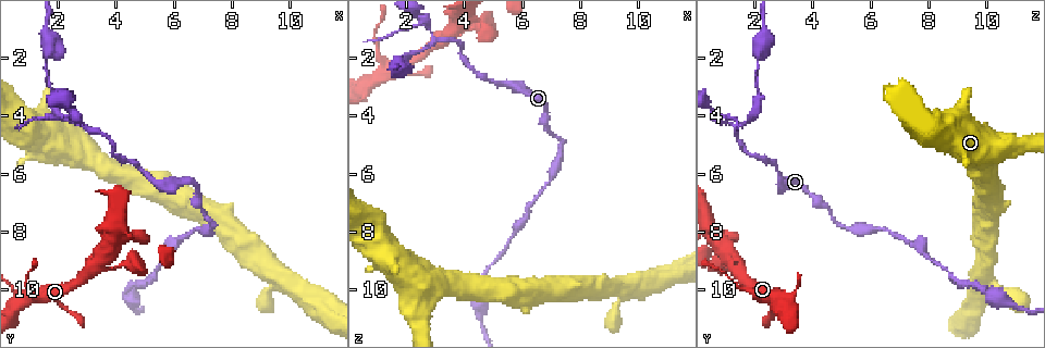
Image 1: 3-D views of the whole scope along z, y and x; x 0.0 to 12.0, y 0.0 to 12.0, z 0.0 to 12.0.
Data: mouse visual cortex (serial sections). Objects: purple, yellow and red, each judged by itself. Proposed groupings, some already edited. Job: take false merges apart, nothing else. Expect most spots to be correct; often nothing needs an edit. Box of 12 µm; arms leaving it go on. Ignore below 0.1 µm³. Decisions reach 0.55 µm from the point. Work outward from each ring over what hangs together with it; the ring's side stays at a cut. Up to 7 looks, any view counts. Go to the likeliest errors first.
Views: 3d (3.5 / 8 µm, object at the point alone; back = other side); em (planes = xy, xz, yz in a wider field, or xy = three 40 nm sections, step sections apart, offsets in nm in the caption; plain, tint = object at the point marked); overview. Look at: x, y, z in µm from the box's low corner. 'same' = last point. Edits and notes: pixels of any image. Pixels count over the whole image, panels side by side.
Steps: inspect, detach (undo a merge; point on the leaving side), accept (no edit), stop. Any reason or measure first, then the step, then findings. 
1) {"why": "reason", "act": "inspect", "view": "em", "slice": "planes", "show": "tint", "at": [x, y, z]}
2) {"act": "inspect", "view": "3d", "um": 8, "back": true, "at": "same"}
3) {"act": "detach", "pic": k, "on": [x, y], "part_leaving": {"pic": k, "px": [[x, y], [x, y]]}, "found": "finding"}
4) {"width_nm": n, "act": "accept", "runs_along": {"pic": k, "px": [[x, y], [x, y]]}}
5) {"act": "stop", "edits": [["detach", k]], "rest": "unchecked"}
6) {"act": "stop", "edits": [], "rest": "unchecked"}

{"why": "sudden change in width", "act": "inspect", "view": "3d", "um": 3.5, "at": [5.3, 6.3, 2.9]}

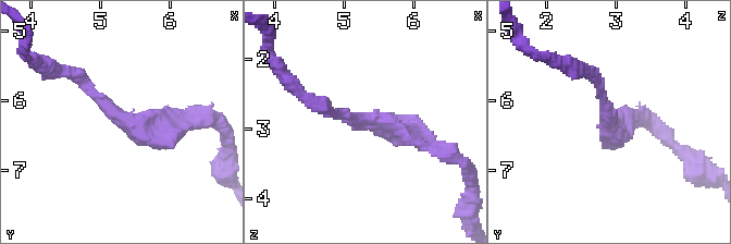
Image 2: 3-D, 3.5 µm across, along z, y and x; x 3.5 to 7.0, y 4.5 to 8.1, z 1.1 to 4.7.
{"arm_widths_nm": [150, 250], "why": "need the tissue", "act": "inspect", "view": "em", "slice": "planes", "show": "tint", "at": [5.35, 6.30, 2.85]}

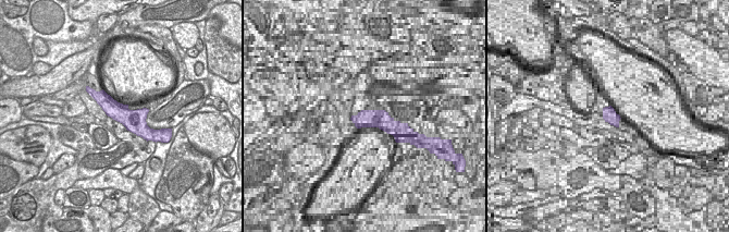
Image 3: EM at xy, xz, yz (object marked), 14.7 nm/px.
{"width_nm": 320, "act": "accept", "runs_along": {"pic": 2, "px": [[185, 125], [135, 129], [72, 72]]}, "found": "all the same cell"}

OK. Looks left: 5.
{"why": "three arms meet", "act": "inspect", "view": "3d", "um": 3.5, "at": [2.9, 4.3, 1.4]}

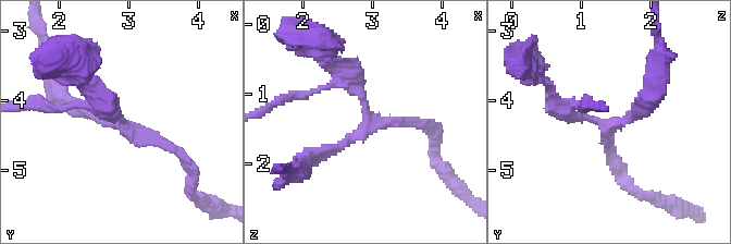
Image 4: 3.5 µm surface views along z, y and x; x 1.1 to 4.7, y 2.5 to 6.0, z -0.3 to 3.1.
{"arms": 3, "arm_widths_nm": [150, 150, 200], "why": "now the EM", "act": "inspect", "view": "em", "slice": "xy", "step": 5, "show": "tint", "at": [3.00, 4.40, 1.45]}

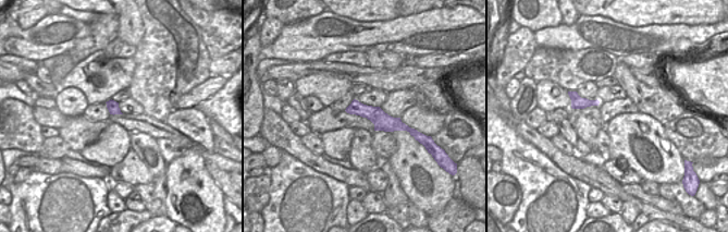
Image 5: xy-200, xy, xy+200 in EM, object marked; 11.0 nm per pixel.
{"act": "accept", "found": "one cell here"}

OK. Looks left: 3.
{"act": "inspect", "view": "3d", "um": 3.5, "back": true, "at": [3.5, 9.2, 1.2]}

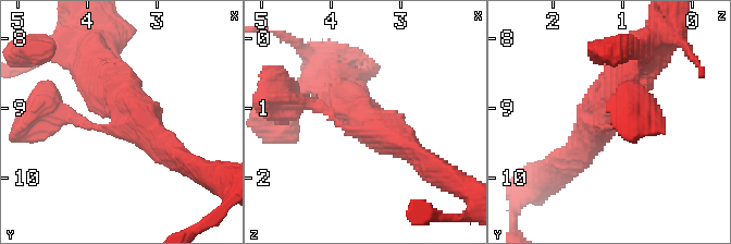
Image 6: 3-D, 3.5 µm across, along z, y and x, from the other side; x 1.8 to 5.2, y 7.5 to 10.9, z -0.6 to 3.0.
{"arms": 3, "arm_widths_nm": [150, 300, 600], "why": "shape alone is not enough", "act": "inspect", "view": "em", "slice": "xy", "step": 2, "show": "tint", "at": [3.50, 9.20, 1.25]}

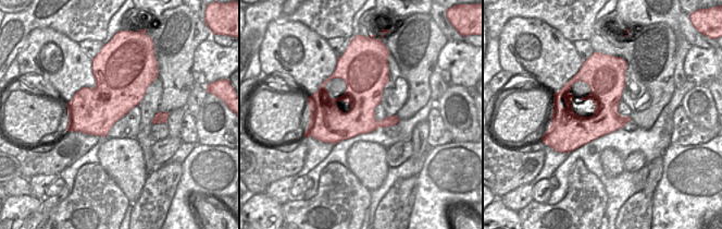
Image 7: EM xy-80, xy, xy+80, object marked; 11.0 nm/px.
{"act": "accept", "runs_along": {"pic": 6, "px": [[176, 155], [123, 121], [96, 64]]}, "found": "continuous, no second cell"}

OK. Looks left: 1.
{"act": "stop", "edits": [], "rest": "unchecked"}

